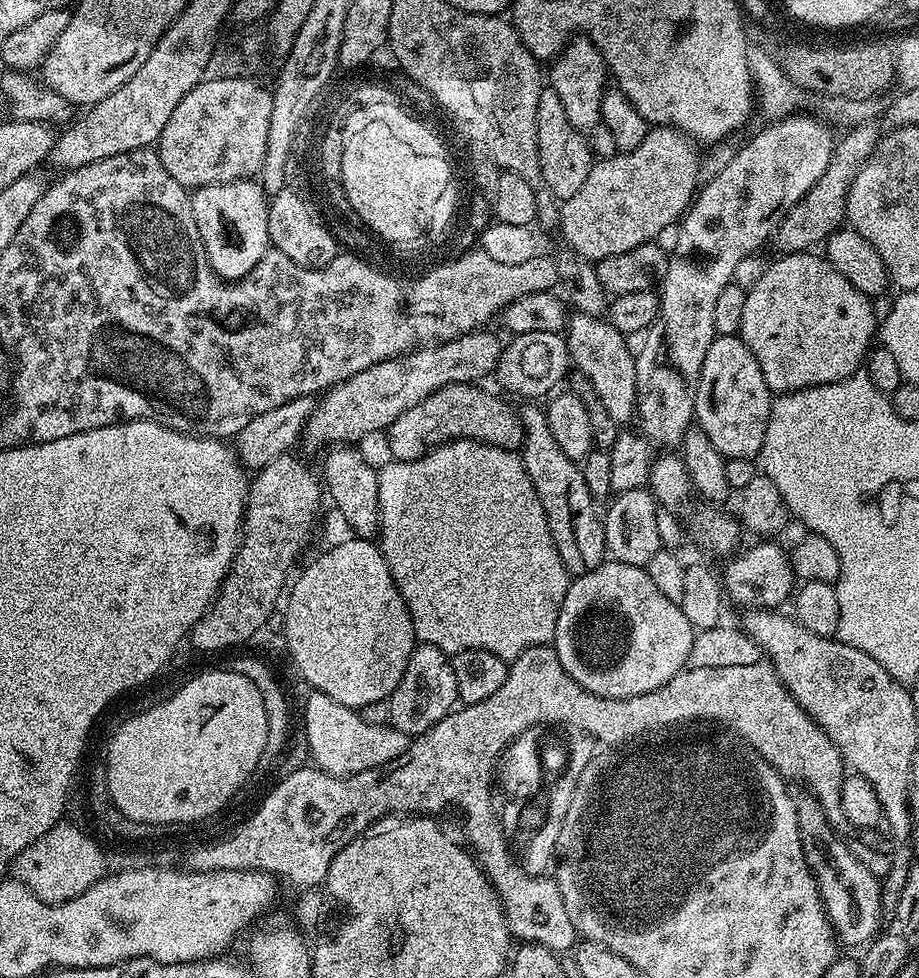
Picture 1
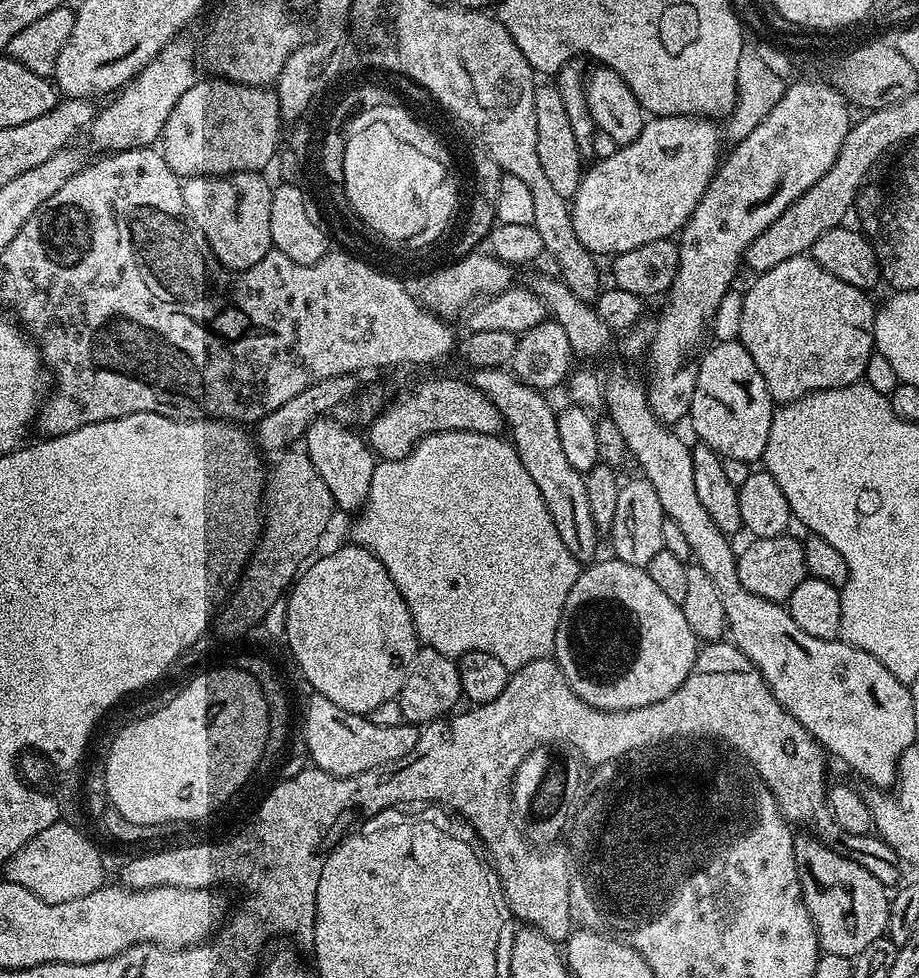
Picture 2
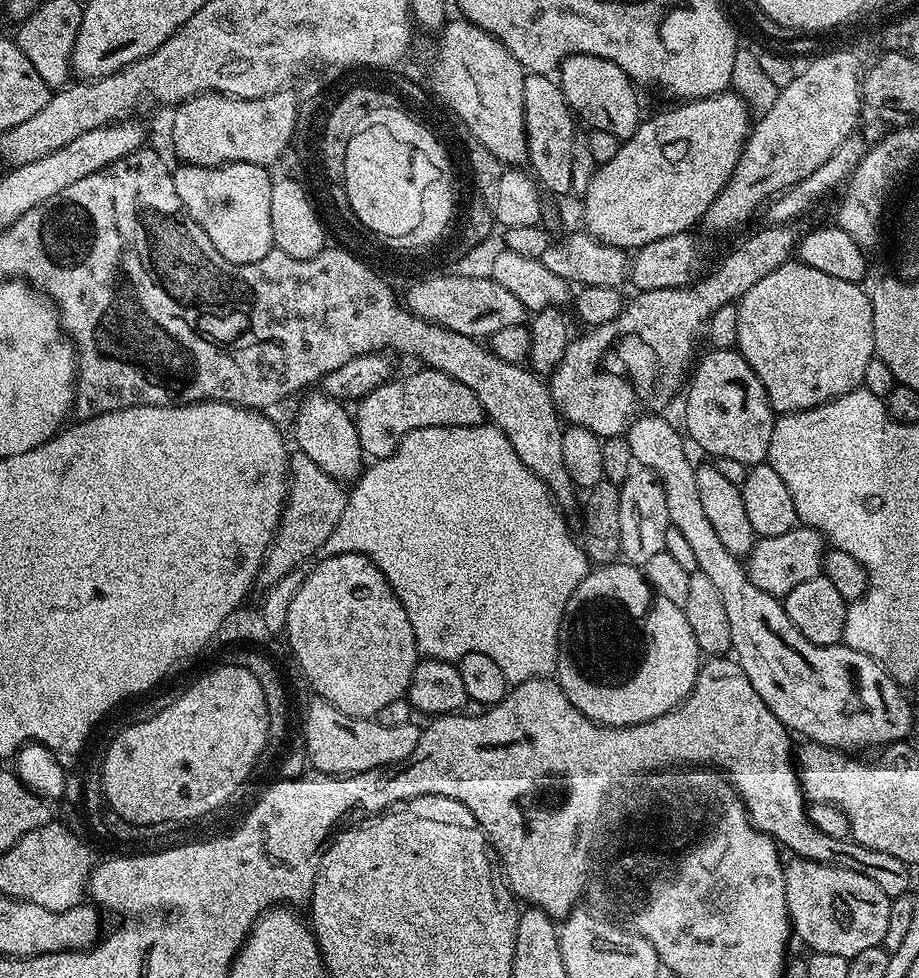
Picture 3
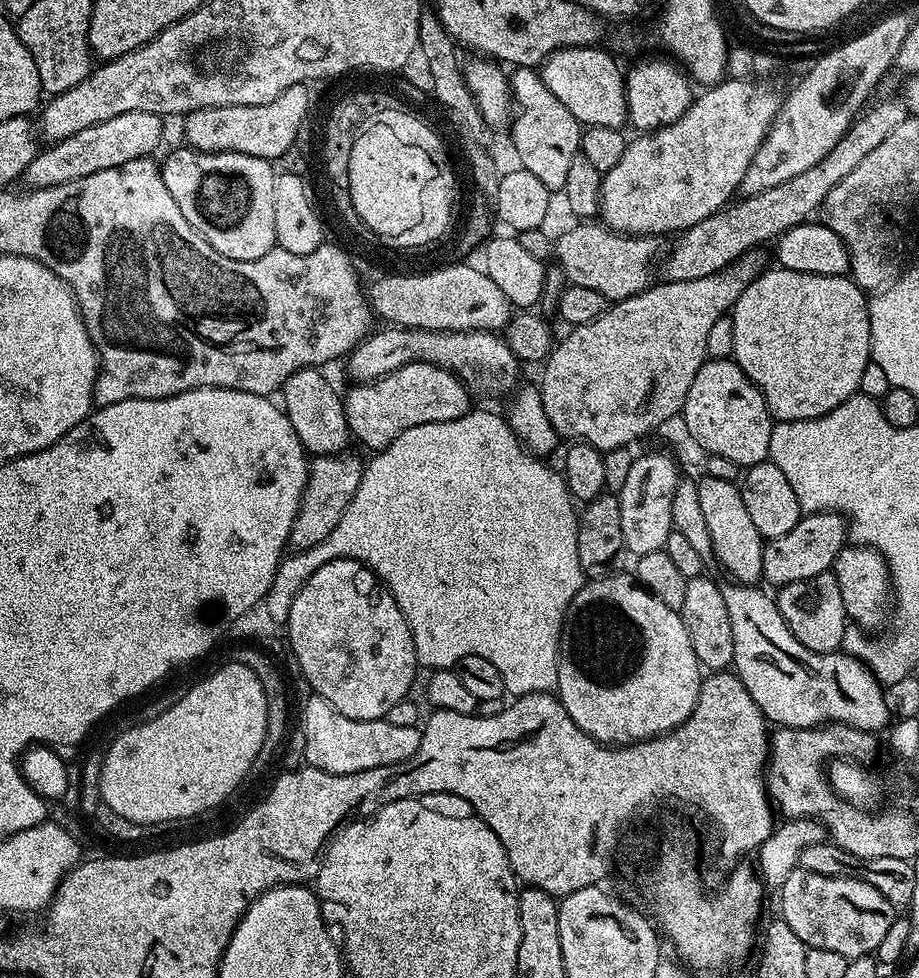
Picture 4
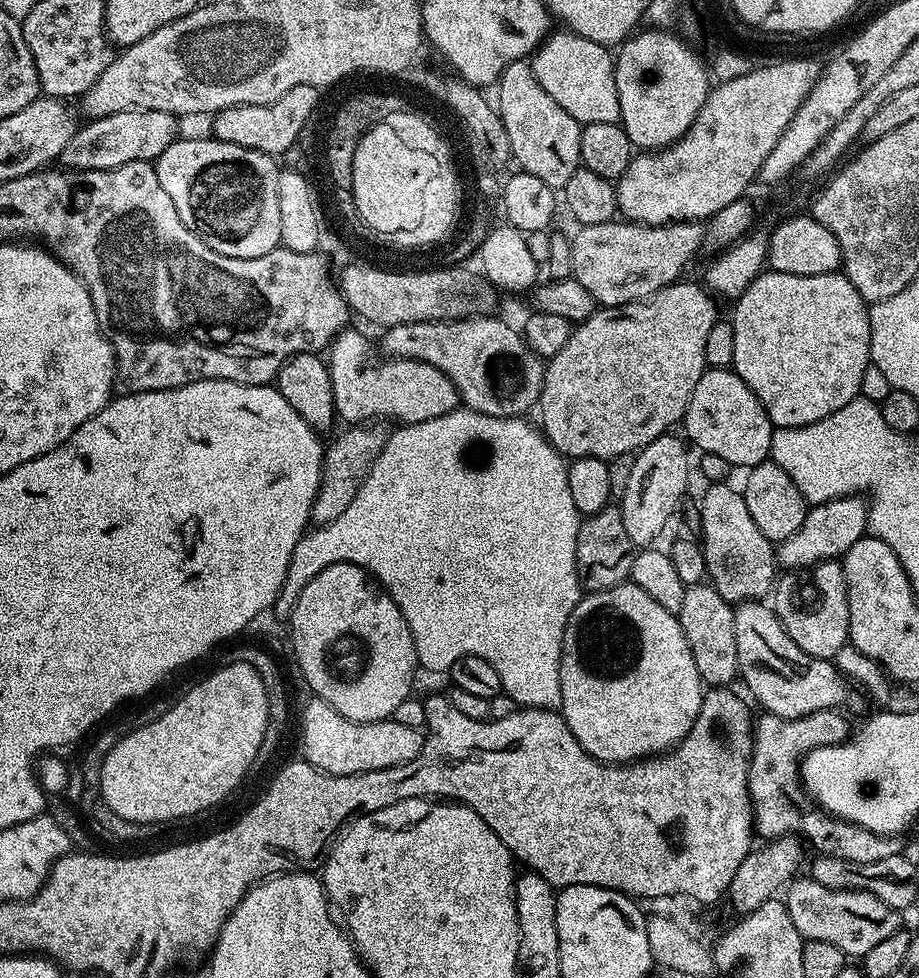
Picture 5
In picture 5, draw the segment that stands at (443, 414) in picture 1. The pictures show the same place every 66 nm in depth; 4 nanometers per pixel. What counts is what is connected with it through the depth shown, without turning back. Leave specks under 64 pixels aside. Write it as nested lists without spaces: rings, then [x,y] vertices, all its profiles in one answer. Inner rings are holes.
[[[349,326],[333,338],[326,349],[328,373],[332,379],[332,397],[336,407],[336,415],[345,425],[363,424],[365,422],[389,422],[400,420],[401,425],[426,422],[430,418],[442,418],[442,414],[450,414],[461,407],[462,401],[454,382],[442,374],[434,366],[417,360],[393,360],[380,358],[377,364],[368,364],[368,340],[355,326]]]

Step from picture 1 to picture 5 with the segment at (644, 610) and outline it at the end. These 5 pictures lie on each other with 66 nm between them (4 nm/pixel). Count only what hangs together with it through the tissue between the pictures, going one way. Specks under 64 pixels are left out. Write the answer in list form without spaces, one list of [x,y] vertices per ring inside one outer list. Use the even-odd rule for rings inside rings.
[[[631,582],[619,583],[612,588],[589,591],[587,594],[581,595],[580,601],[576,603],[566,622],[566,630],[562,638],[560,681],[562,682],[562,698],[558,709],[560,715],[564,717],[566,726],[570,726],[574,738],[578,738],[582,750],[604,764],[631,764],[638,760],[646,760],[671,752],[676,745],[682,742],[682,738],[686,738],[686,734],[690,734],[690,726],[694,726],[694,722],[698,718],[698,710],[702,706],[706,691],[698,674],[698,666],[694,666],[694,654],[690,654],[686,634],[682,634],[679,615],[666,610],[666,606],[654,602],[654,598],[650,598],[650,594],[646,594],[646,590],[642,590]]]

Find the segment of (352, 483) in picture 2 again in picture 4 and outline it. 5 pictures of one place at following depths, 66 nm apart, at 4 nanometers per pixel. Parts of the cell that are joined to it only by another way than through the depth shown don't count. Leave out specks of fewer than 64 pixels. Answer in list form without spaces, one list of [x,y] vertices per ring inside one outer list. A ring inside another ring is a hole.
[[[319,367],[303,368],[290,376],[282,389],[282,407],[290,418],[290,426],[298,434],[304,451],[317,456],[334,456],[345,451],[350,441],[348,423],[341,393],[323,376]]]

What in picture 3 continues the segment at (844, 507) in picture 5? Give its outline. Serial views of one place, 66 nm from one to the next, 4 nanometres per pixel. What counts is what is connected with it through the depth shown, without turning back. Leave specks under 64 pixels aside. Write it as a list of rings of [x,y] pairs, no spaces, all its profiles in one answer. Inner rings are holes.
[[[797,526],[786,530],[786,534],[761,536],[746,557],[748,577],[754,586],[758,586],[758,590],[766,590],[766,594],[783,598],[790,594],[790,590],[794,590],[794,586],[821,575],[825,551],[824,537],[813,528]]]

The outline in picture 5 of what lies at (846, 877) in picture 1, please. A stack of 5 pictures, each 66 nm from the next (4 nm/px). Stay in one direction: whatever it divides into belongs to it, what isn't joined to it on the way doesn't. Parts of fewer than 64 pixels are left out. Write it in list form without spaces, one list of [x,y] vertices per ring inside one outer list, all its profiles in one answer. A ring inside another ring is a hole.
[[[811,878],[800,879],[793,879],[787,885],[786,903],[790,922],[798,926],[798,934],[805,941],[831,942],[844,952],[845,957],[863,958],[867,952],[874,950],[874,946],[878,946],[878,942],[883,942],[885,938],[890,938],[890,934],[901,931],[901,913],[886,906],[886,902],[874,898],[869,892],[851,888],[830,890]]]

